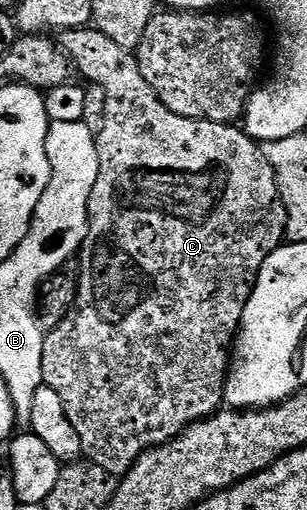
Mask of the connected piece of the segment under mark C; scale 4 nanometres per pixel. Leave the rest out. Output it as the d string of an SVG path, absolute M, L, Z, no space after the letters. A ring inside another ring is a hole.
M85 27L83 29L61 29L58 33L58 44L64 53L71 59L75 70L89 77L87 80L93 85L100 85L106 91L106 123L96 134L96 146L98 147L98 163L100 170L98 171L98 179L94 183L94 190L91 191L90 199L88 200L88 233L84 237L84 241L80 245L78 254L78 264L80 266L80 282L78 283L78 295L76 296L76 308L66 315L66 319L62 319L62 323L58 323L58 327L47 330L44 338L44 350L42 351L42 379L44 384L50 387L50 391L58 391L58 395L62 395L62 403L66 406L66 415L70 418L70 423L74 423L74 431L78 431L78 439L82 439L82 447L84 448L83 456L89 461L98 463L98 467L106 467L106 471L110 471L112 476L119 479L124 474L130 471L133 461L143 455L148 449L153 449L159 445L165 445L168 441L182 433L186 426L193 425L194 422L200 421L204 417L210 417L224 405L224 381L228 378L228 367L234 342L237 333L240 332L240 320L242 319L242 311L246 307L246 303L252 294L254 283L260 274L262 263L266 263L266 259L272 254L278 246L285 244L287 231L287 209L284 206L283 199L280 197L279 185L275 181L275 172L272 170L270 163L263 155L261 146L253 141L243 128L237 127L235 124L223 125L222 123L214 123L213 121L195 121L189 117L179 117L174 111L170 111L170 107L166 107L166 103L162 103L162 99L158 99L158 95L150 87L150 83L146 83L146 79L140 70L139 56L133 50L121 47L120 44L114 43L114 39L102 35L102 31L98 31L95 27Z

